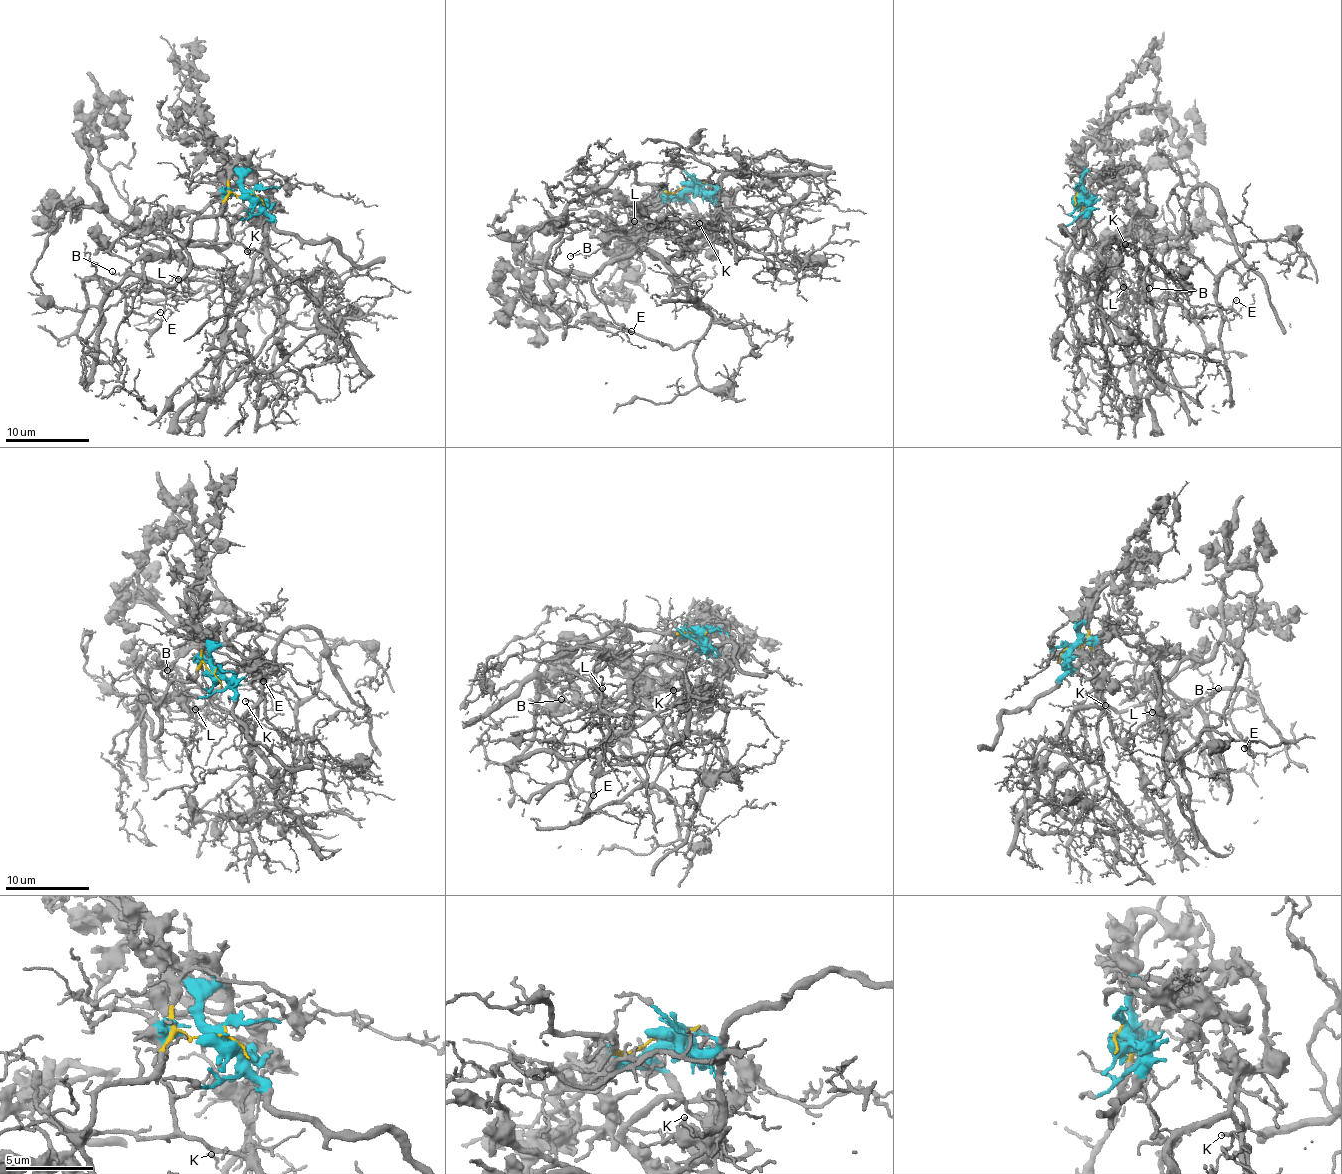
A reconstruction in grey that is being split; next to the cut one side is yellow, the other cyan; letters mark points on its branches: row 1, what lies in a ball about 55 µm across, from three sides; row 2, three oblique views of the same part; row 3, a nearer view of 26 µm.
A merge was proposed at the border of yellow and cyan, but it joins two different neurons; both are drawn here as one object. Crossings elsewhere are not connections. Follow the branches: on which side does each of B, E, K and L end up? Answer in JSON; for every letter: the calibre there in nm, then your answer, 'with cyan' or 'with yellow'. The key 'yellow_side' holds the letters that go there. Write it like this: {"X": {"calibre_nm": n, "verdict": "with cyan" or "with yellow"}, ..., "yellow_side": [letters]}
{"B": {"calibre_nm": 130, "verdict": "with cyan"}, "E": {"calibre_nm": 120, "verdict": "with yellow"}, "K": {"calibre_nm": 150, "verdict": "with cyan"}, "L": {"calibre_nm": 170, "verdict": "with yellow"}, "yellow_side": ["E", "L"]}

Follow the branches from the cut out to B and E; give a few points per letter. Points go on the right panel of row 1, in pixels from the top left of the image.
B: (1077, 196), (1083, 194), (1090, 211), (1094, 245), (1129, 235), (1142, 283), (1138, 283), (1137, 299), (1149, 287)
E: (1074, 196), (1082, 214), (1063, 288), (1076, 307), (1090, 299), (1124, 313), (1172, 293), (1197, 315), (1237, 300)

